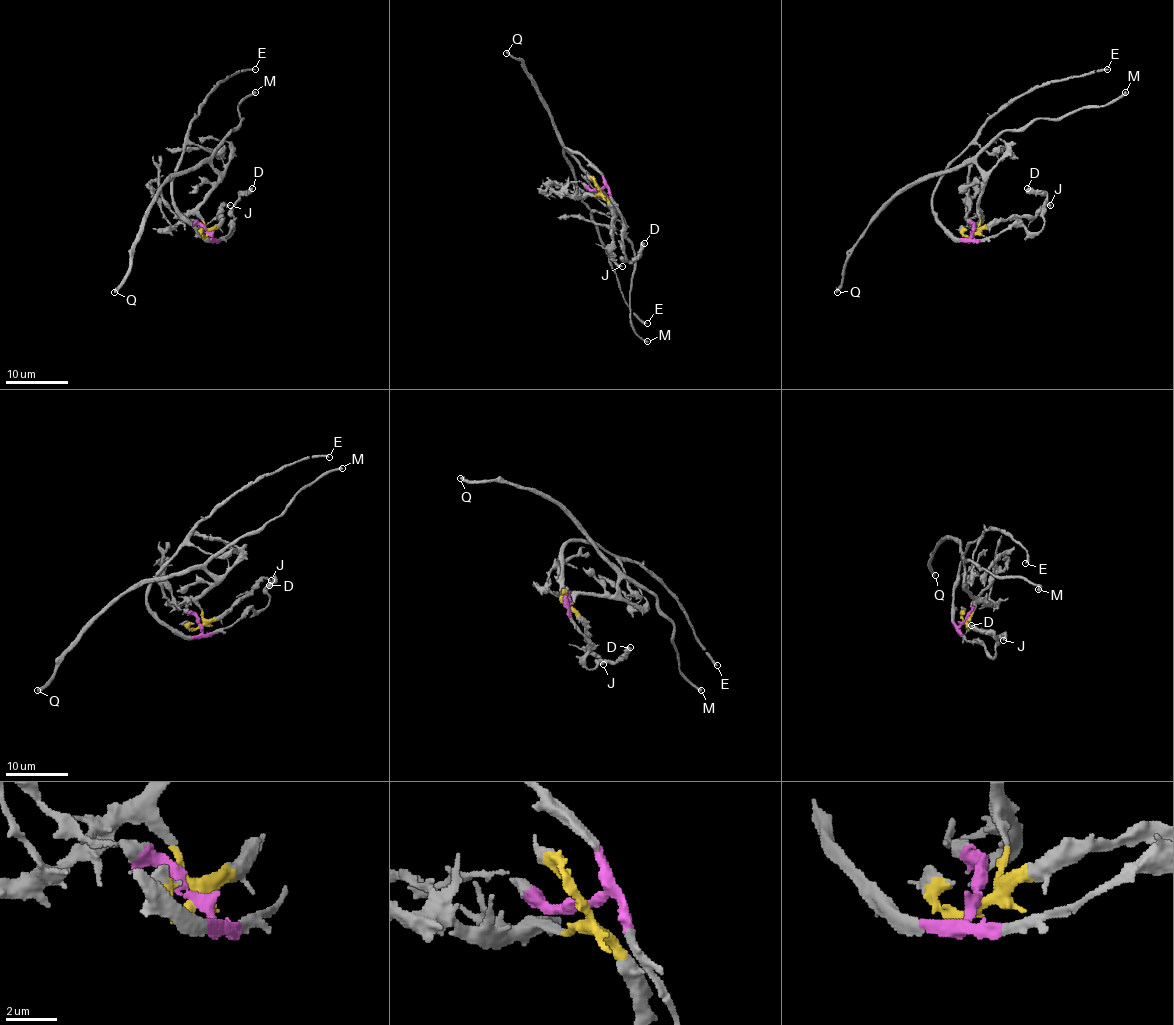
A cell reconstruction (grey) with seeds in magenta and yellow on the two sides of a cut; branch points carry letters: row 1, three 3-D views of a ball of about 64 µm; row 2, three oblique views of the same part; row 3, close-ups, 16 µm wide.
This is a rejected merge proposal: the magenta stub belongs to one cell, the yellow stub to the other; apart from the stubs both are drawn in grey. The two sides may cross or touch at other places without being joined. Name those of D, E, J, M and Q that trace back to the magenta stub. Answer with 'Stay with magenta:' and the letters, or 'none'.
Stay with magenta: D, E

